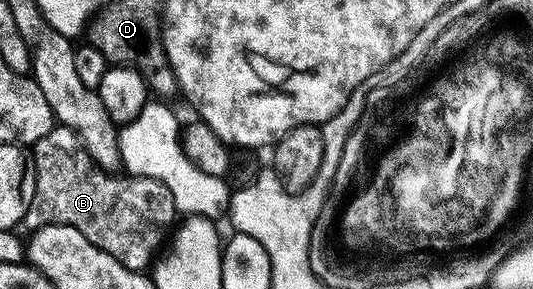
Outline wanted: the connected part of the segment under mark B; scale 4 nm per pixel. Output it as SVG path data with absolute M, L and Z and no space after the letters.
M60 124L34 144L32 156L36 191L26 212L27 230L43 229L45 225L76 227L88 243L108 251L124 267L139 271L151 268L157 249L176 218L172 191L164 183L105 173L88 155L78 136Z

